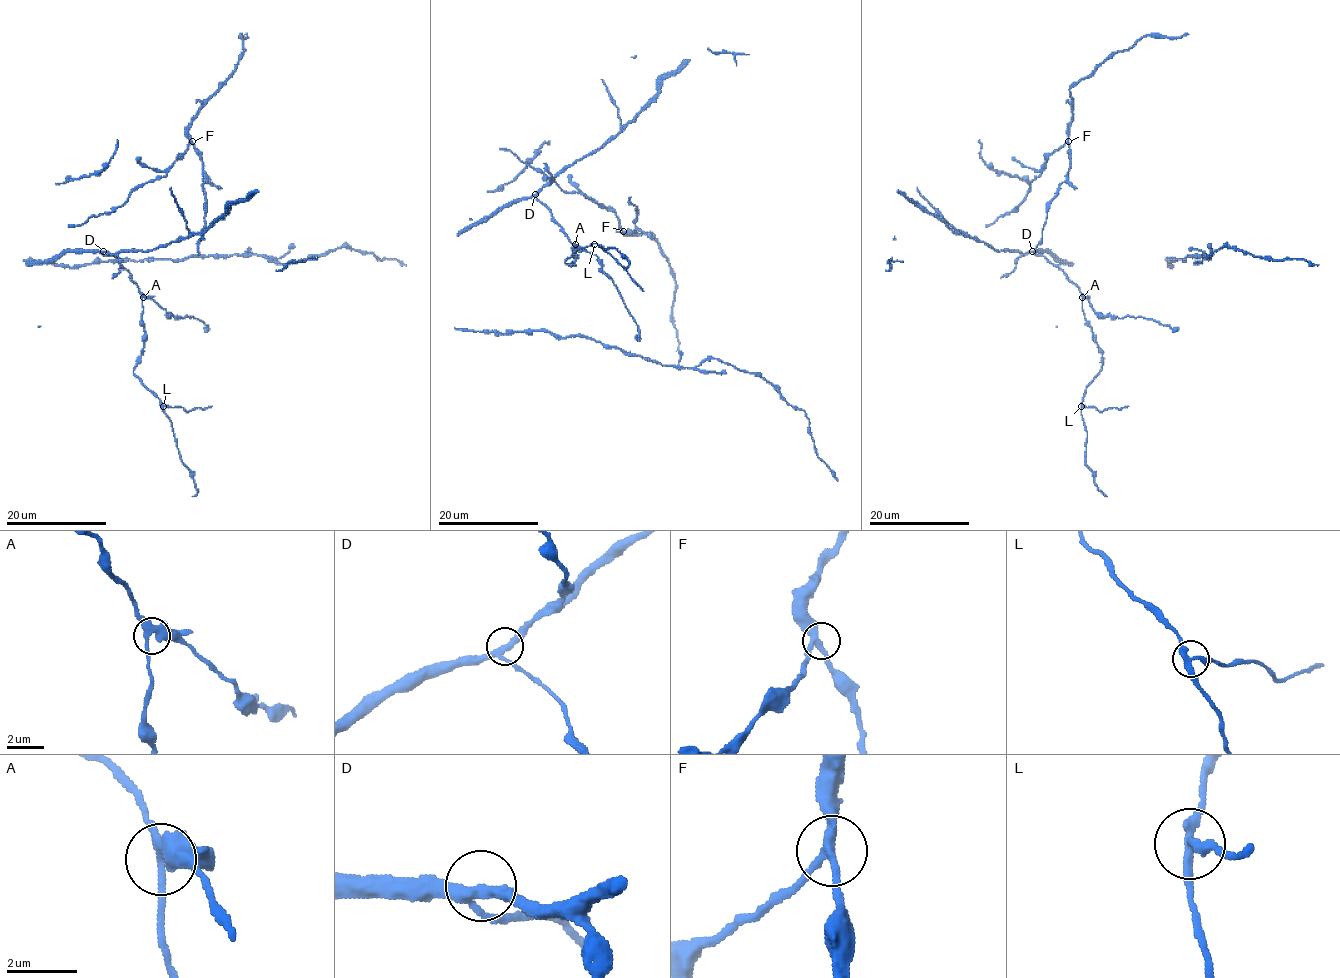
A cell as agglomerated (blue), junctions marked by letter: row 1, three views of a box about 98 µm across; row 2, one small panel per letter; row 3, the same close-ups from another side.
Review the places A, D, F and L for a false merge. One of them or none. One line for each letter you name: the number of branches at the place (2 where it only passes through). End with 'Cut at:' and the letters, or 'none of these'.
L: 3
Cut at: L

